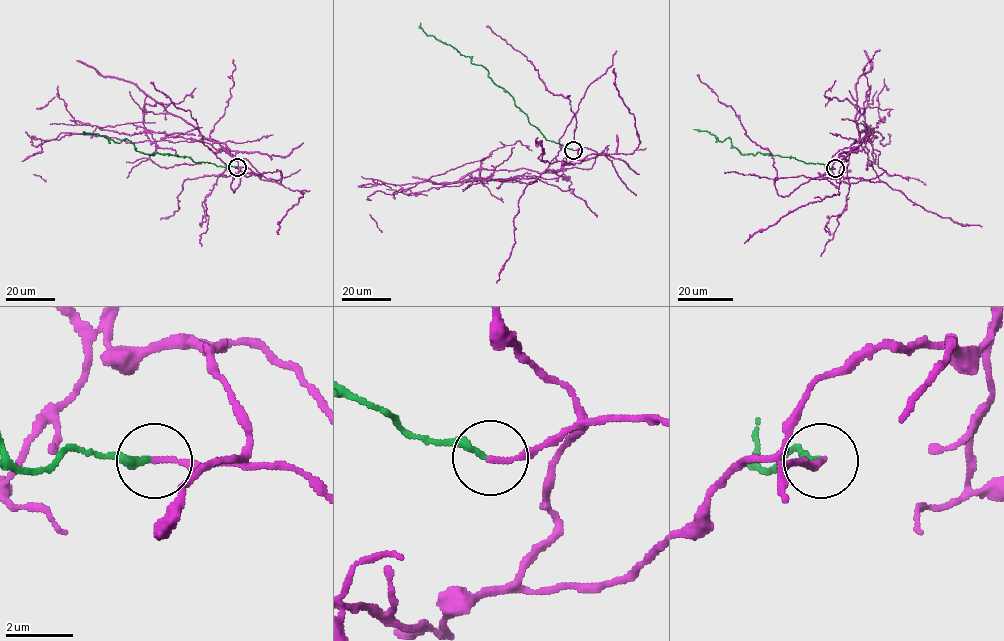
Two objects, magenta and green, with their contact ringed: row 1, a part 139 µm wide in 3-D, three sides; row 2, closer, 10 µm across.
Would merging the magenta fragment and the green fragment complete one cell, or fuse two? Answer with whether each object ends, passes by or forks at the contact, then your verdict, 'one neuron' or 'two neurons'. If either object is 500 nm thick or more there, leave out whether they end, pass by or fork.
magenta ends there; green ends there; two neurons

